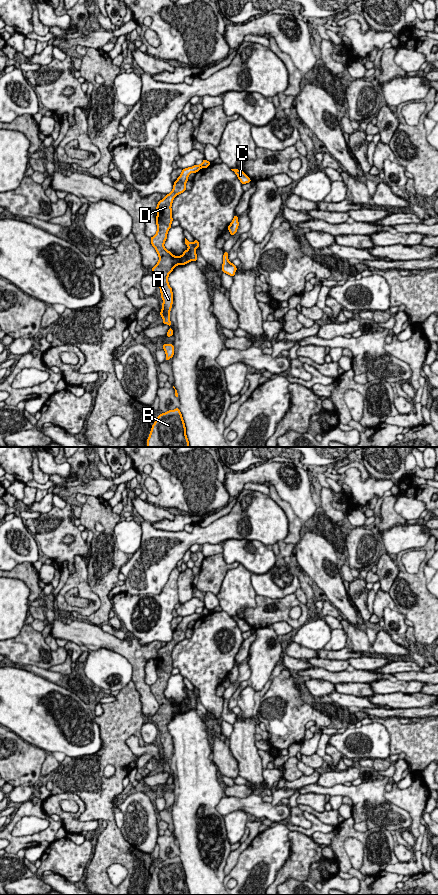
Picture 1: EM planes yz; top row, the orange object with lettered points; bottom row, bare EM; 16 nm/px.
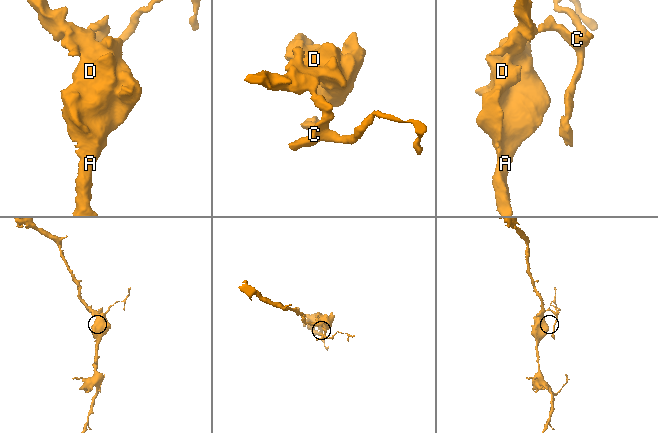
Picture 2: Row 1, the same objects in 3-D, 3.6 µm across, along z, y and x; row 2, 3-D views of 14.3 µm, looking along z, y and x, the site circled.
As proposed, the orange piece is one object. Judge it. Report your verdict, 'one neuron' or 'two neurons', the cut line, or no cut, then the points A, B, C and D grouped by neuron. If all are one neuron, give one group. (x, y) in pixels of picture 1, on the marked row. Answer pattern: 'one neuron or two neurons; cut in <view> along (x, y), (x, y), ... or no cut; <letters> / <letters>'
two neurons; cut in yz along (199, 165), (201, 167); A B D / C

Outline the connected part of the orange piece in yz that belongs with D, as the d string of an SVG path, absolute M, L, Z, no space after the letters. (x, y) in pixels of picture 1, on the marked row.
M200 165L183 169L180 176L174 182L172 192L160 200L155 209L157 212L157 232L150 240L159 256L159 260L151 271L158 280L161 298L163 299L160 315L162 316L163 324L169 326L172 325L170 321L170 311L173 304L173 292L168 283L168 276L177 265L185 265L188 262L197 261L196 249L199 248L199 242L196 239L191 243L185 238L185 244L188 246L188 249L185 250L181 256L174 256L170 251L165 249L164 243L173 221L171 206L174 198L186 191L186 182L188 181L189 174L196 173L200 169Z

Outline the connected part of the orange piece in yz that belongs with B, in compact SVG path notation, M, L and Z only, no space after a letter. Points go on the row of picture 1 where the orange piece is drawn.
M179 408L162 413L155 419L147 447L190 447Z

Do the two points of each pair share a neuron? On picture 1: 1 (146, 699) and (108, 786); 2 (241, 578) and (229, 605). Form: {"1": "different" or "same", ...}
{"1": "different", "2": "same"}

